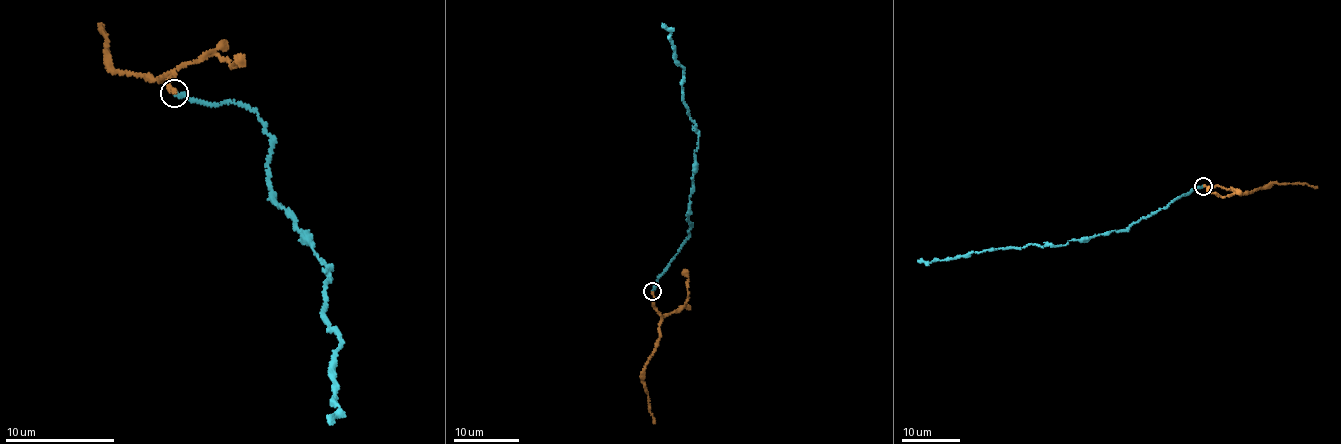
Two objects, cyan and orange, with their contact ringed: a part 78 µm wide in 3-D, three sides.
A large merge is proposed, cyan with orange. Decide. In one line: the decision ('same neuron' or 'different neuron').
same neuron

